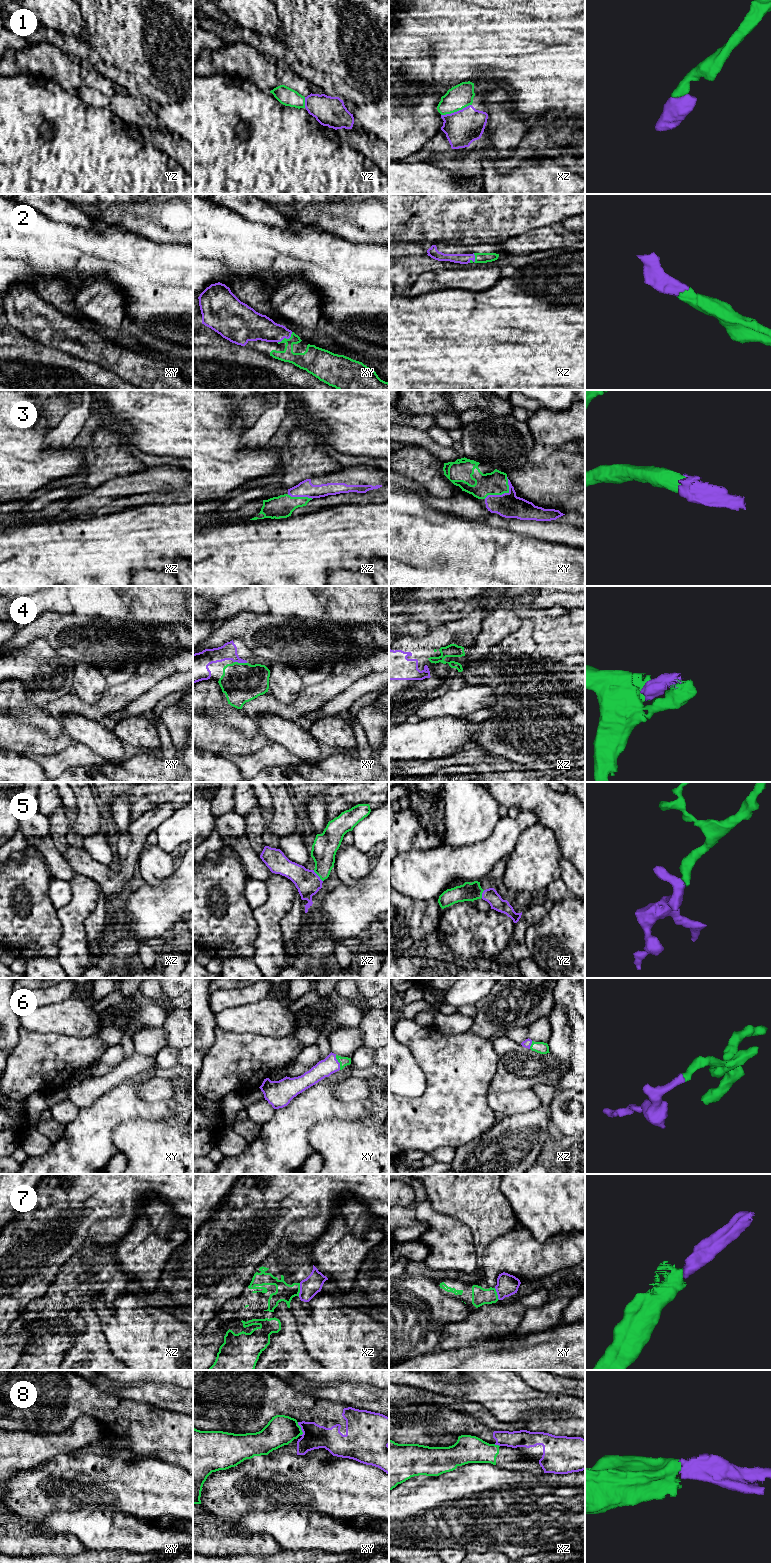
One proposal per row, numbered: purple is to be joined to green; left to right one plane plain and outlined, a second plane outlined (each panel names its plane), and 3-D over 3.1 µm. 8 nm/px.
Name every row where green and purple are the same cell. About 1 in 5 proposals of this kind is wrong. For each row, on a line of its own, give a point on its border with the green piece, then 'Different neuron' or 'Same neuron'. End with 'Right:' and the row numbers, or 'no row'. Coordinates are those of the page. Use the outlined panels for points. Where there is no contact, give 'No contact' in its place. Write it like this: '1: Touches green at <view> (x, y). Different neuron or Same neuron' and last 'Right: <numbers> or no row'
1: Touches green at xz (456, 111). Same neuron
2: Touches green at xy (285, 338). Same neuron
3: Touches green at xy (503, 493). Same neuron
4: Touches green at xy (240, 663). Same neuron
5: Touches green at xz (318, 875). Same neuron
6: Touches green at xy (338, 1061). Same neuron
7: Touches green at xz (299, 1290). Same neuron
8: Touches green at xy (300, 1429). Different neuron
Right: 1, 2, 3, 4, 5, 6, 7

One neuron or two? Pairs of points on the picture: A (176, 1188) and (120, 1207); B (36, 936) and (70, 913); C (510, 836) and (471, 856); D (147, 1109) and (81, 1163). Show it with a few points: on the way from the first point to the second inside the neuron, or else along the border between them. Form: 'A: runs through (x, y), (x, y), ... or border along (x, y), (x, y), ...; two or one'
A: runs through (162, 1188), (139, 1188), (134, 1193); one
B: border along (56, 909), (61, 924), (58, 943); two
C: runs through (500, 843), (481, 856); one
D: runs through (128, 1109), (123, 1109), (88, 1144); one

